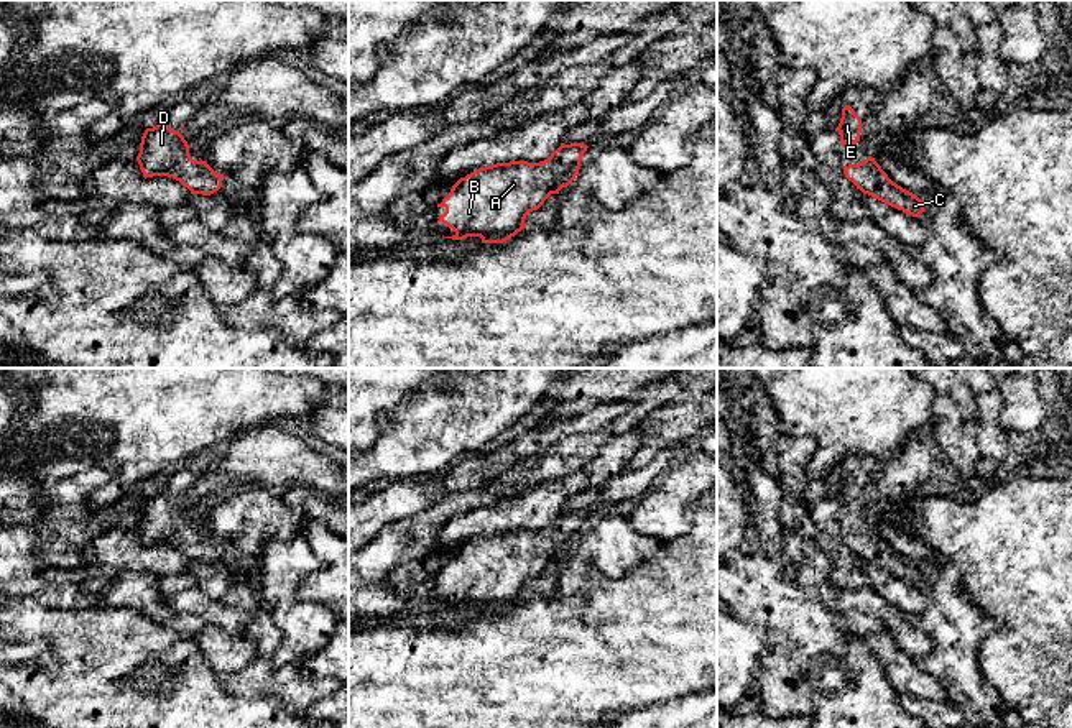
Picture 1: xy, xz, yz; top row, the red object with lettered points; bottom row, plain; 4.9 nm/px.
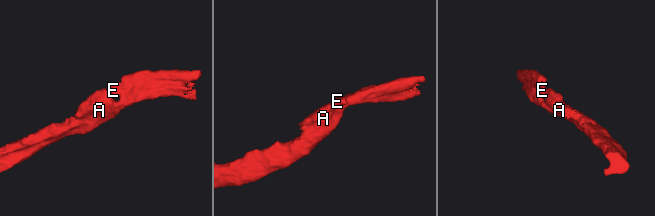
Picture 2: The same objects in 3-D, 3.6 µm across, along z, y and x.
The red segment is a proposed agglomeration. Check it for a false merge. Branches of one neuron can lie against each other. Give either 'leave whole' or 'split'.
leave whole

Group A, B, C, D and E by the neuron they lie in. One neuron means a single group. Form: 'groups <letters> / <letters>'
groups A B C D E

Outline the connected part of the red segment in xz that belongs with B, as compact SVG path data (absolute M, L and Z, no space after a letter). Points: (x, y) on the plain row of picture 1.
M561 511L544 529L497 531L460 546L437 572L446 577L439 590L455 600L446 606L480 605L482 611L510 608L526 595L529 580L575 547L587 516L584 511Z

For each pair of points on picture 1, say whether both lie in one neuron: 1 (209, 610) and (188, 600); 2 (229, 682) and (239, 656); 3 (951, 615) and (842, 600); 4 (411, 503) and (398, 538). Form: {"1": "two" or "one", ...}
{"1": "one", "2": "two", "3": "two", "4": "two"}

